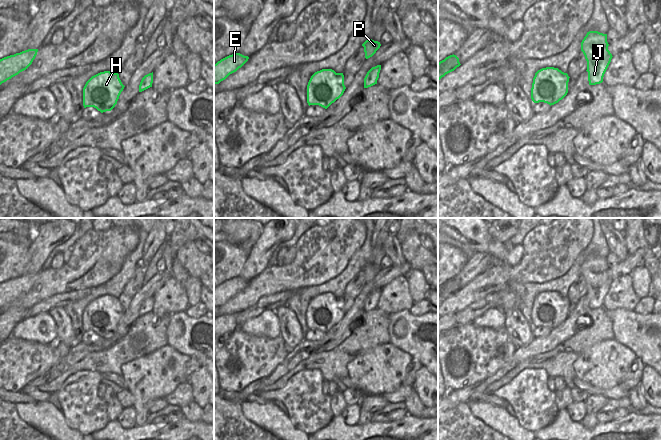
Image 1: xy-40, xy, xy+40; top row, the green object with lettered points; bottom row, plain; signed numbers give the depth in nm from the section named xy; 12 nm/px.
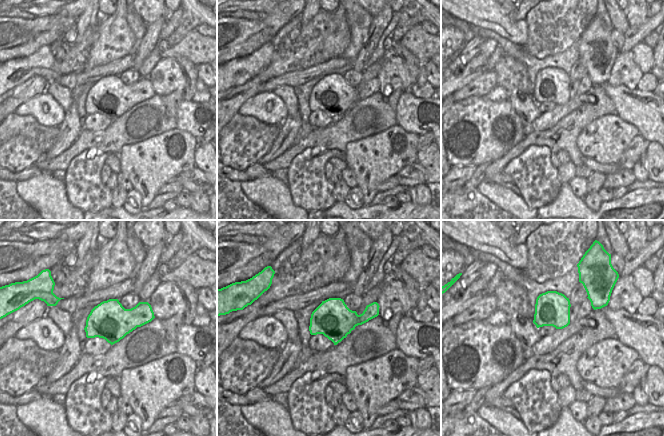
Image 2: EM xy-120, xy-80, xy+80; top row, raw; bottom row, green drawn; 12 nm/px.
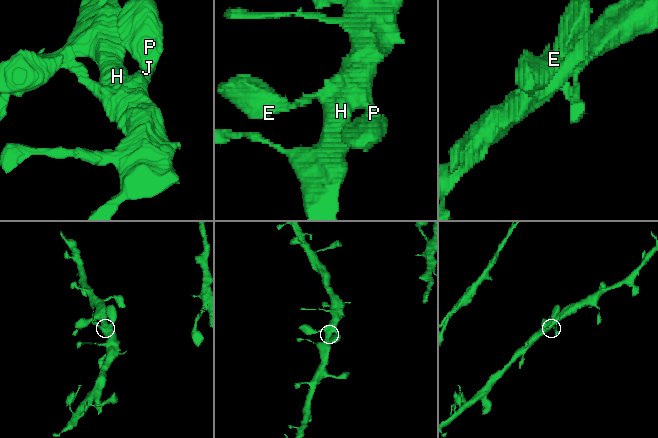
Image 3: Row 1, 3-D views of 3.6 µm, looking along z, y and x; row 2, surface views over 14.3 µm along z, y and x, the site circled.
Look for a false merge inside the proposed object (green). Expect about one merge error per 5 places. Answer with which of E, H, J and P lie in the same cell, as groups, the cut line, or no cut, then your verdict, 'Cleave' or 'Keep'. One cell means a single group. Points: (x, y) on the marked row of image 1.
Groups: E H J P. No split. Keep.

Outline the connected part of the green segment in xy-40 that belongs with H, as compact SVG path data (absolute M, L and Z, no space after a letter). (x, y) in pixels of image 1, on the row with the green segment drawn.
M100 72L86 82L83 88L83 106L94 107L101 113L111 111L124 87L118 73Z

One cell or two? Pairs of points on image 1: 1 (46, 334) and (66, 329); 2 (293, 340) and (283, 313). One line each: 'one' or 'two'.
1: two
2: one

